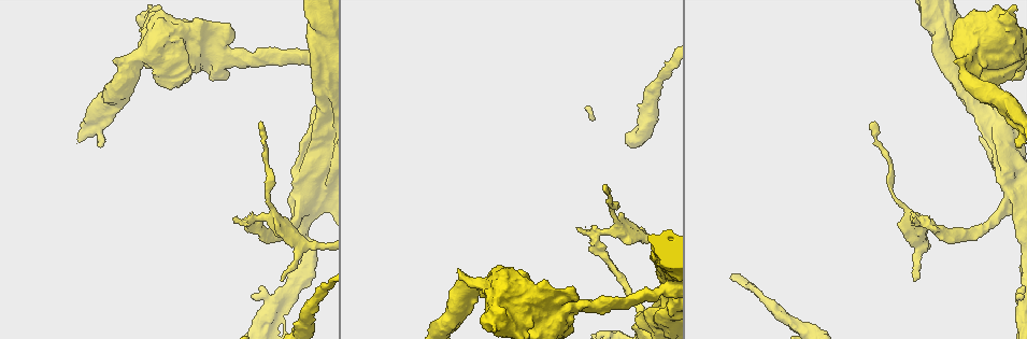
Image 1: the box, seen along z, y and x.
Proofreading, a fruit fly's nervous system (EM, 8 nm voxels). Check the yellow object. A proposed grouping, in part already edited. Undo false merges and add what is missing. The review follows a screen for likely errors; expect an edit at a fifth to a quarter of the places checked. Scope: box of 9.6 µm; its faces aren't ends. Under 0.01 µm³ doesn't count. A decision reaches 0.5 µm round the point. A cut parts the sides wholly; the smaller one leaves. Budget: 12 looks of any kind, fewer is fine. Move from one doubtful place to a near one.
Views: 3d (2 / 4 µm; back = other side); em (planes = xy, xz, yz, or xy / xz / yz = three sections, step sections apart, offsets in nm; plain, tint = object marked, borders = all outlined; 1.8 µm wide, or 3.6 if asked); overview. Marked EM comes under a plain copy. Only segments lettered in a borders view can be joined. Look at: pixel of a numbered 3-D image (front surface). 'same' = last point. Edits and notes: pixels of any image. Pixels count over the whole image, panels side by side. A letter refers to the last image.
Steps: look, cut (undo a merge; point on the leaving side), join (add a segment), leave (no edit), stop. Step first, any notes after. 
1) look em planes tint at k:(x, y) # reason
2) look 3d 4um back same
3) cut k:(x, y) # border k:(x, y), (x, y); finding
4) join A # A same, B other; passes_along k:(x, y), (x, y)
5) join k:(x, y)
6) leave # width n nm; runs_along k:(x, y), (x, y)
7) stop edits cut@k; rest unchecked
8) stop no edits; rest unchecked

look em planes tint at 1:(471, 280) # branch point

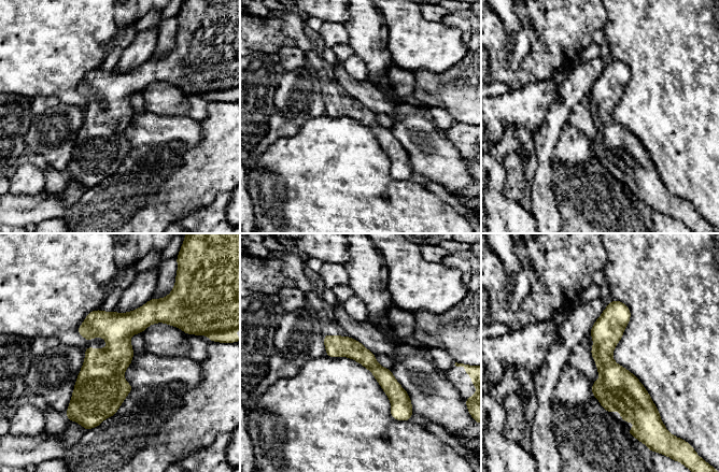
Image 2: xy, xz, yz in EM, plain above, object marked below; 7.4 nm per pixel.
look em planes borders same

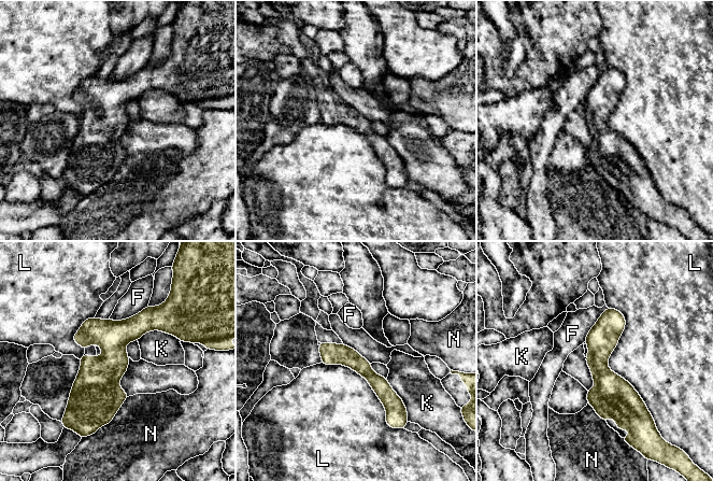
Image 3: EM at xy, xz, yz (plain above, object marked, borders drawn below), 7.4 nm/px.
leave # F other, K other, L other, N other; border 3:(608, 307), (651, 413); all the same neuron

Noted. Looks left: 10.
look 3d 4um at 1:(1003, 204) # calibre changes

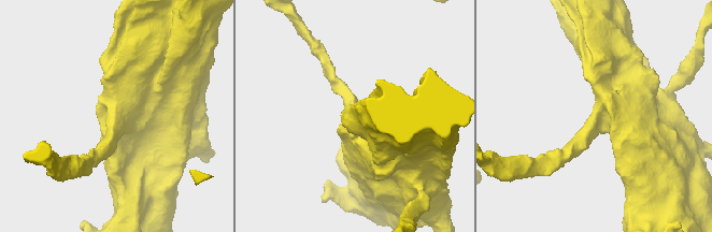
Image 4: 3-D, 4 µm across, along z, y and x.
look em 3.6um planes tint at 4:(593, 120)

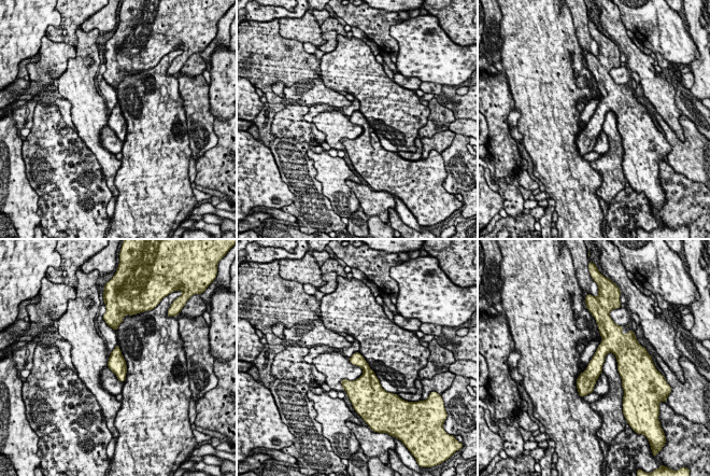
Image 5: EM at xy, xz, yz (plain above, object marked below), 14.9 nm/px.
look em 3.6um planes borders same

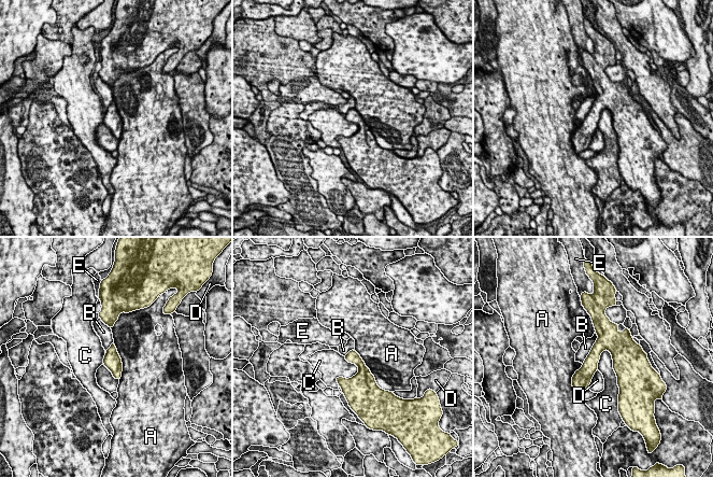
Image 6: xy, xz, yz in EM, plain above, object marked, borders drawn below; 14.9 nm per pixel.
leave # longest_contact C 600 nm; A other, B other, C other, D other, E other; border 6:(114, 341), (122, 363), (119, 379); one neuron here

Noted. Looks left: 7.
look 3d 4um at 1:(659, 292) # abrupt turn

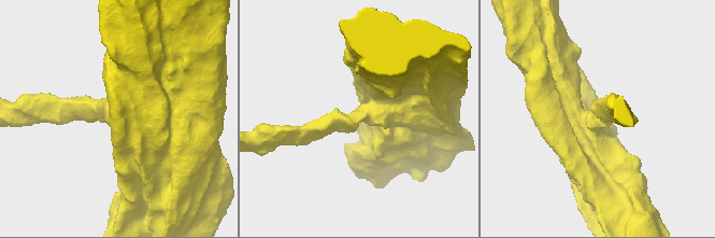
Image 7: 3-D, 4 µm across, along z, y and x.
look em planes borders at 7:(360, 113) # arms 4

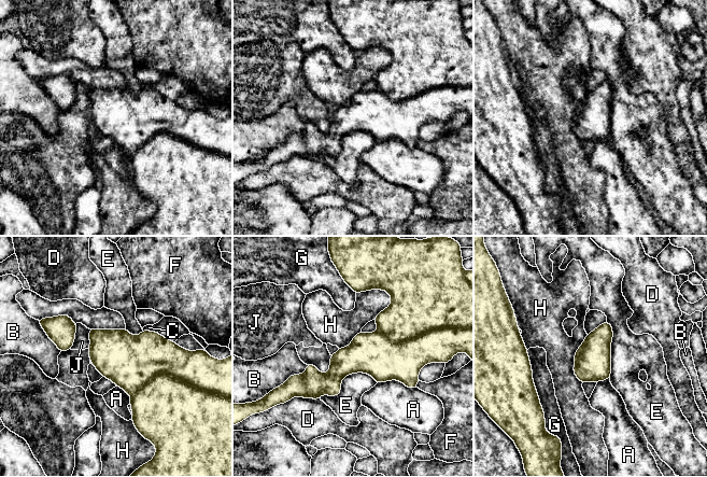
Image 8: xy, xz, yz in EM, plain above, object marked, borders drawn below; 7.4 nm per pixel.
leave # A other, B other, C other, D other, E other, F other, G other, H other, J other; all the same neuron

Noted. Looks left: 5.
look 3d 4um at 1:(579, 230) # free end

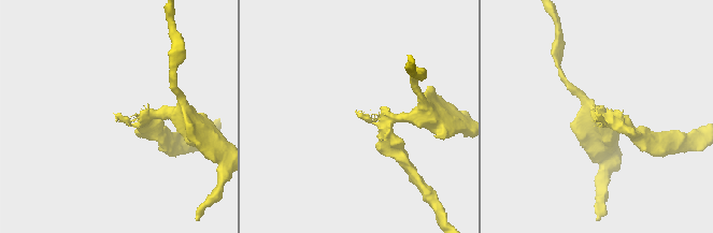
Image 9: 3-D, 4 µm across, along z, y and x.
look em planes borders at 9:(359, 114)

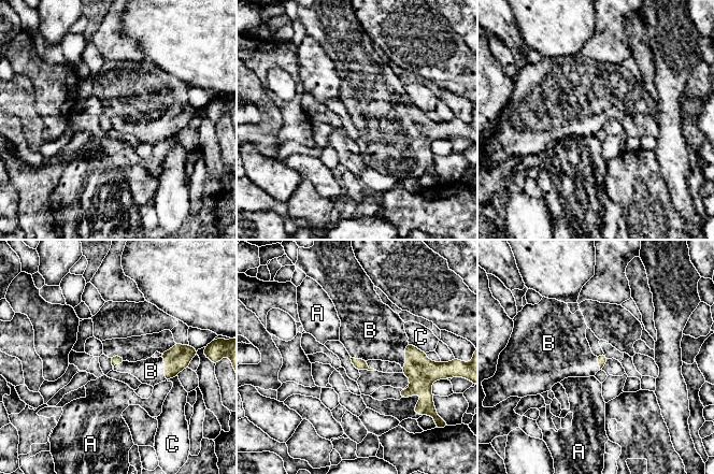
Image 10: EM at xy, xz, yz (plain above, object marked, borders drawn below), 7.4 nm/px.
join B # A other, B same, C other; passes_along 10:(422, 372), (405, 356), (380, 334); it goes on there

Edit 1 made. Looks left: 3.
look overview

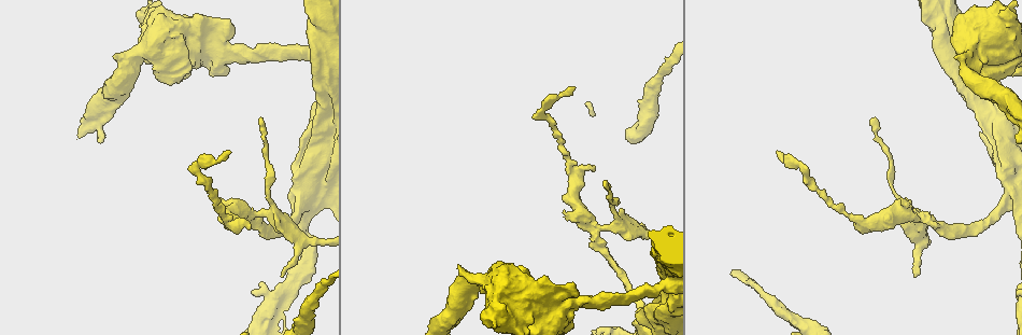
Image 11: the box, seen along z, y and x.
look 3d 2um at 11:(260, 118) # long arm stops here

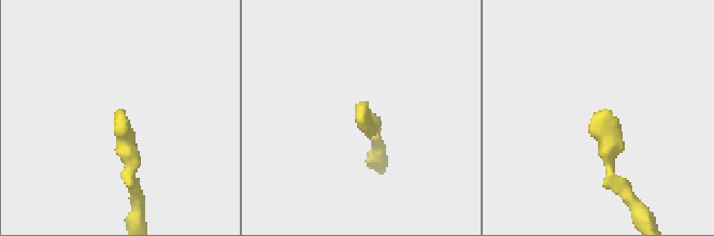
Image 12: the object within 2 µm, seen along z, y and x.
look em planes borders at 12:(358, 124) # need the tissue

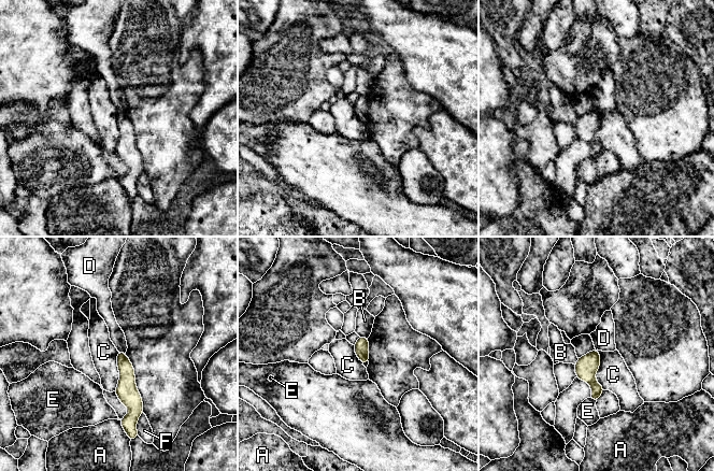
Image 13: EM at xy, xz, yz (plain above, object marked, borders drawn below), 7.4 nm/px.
leave # width 110 nm; A other, B other, C other, D other, E other, F other; runs_along 13:(120, 354), (131, 398), (123, 422); no lettered segment goes on from it

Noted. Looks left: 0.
stop edits join@10; rest unchecked

